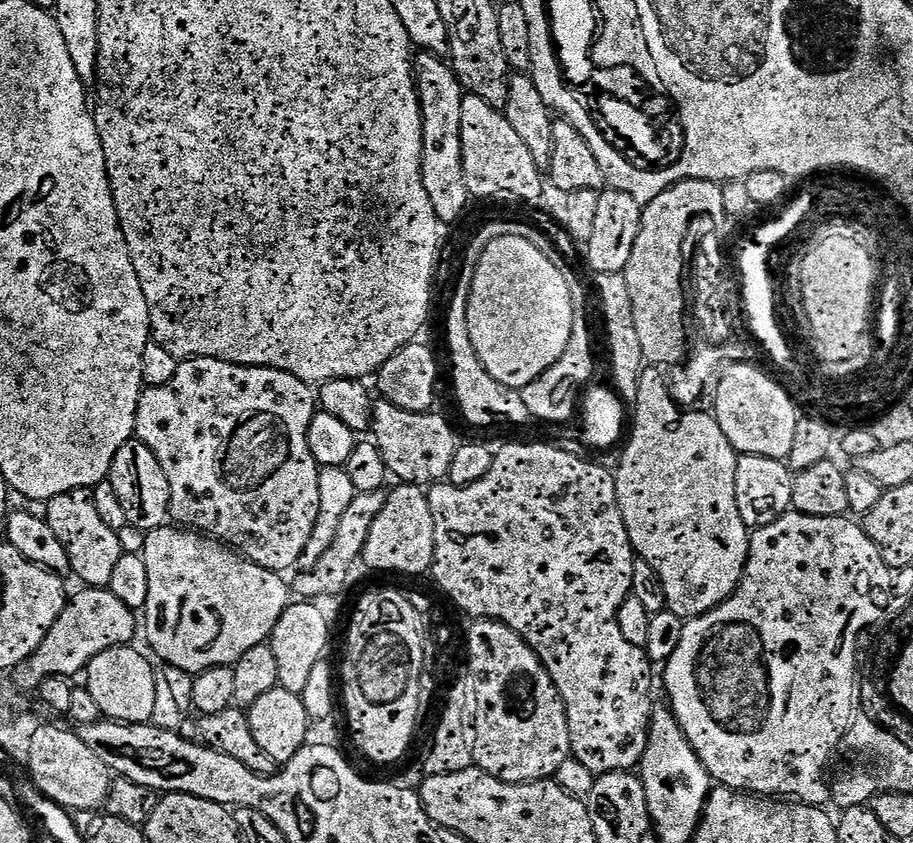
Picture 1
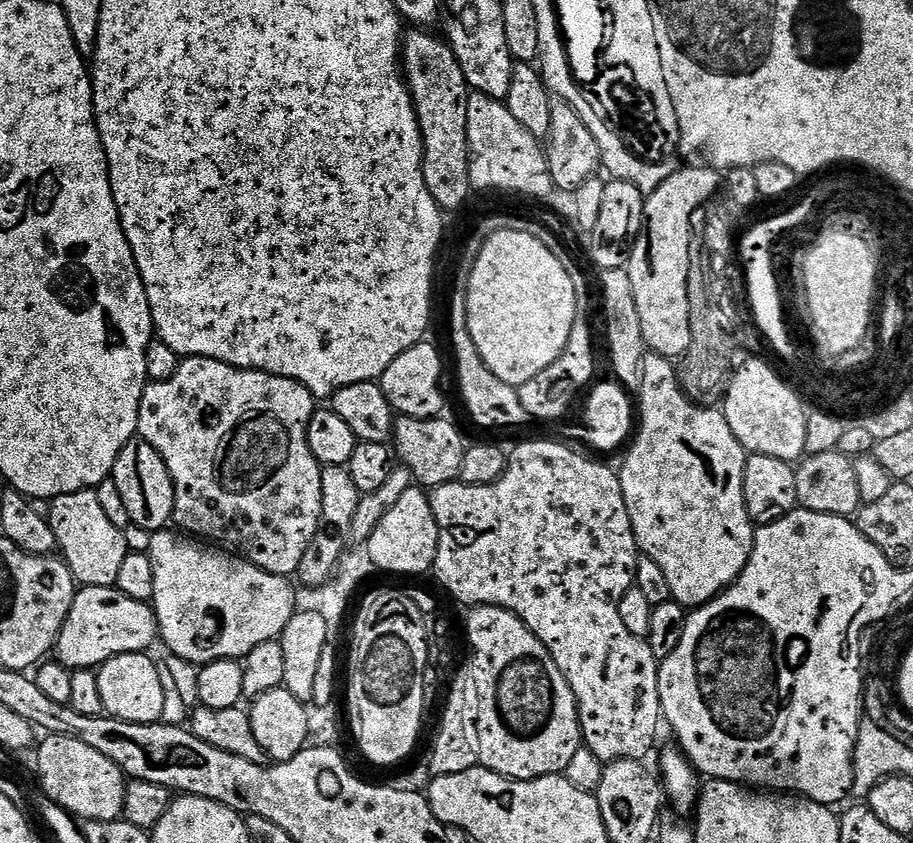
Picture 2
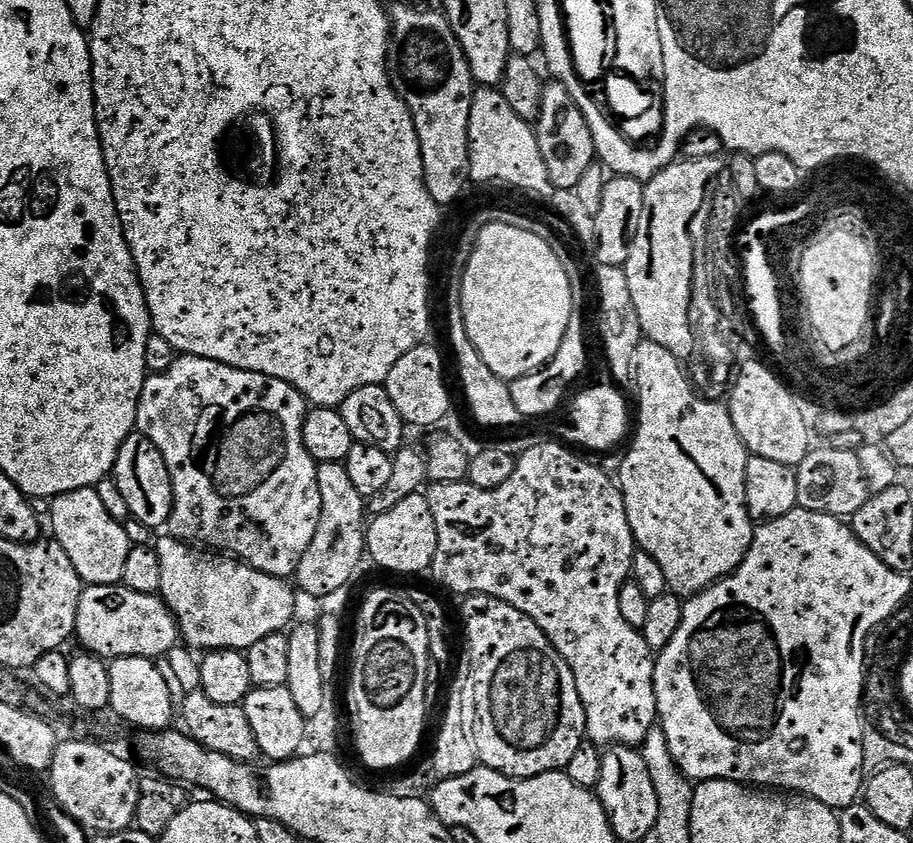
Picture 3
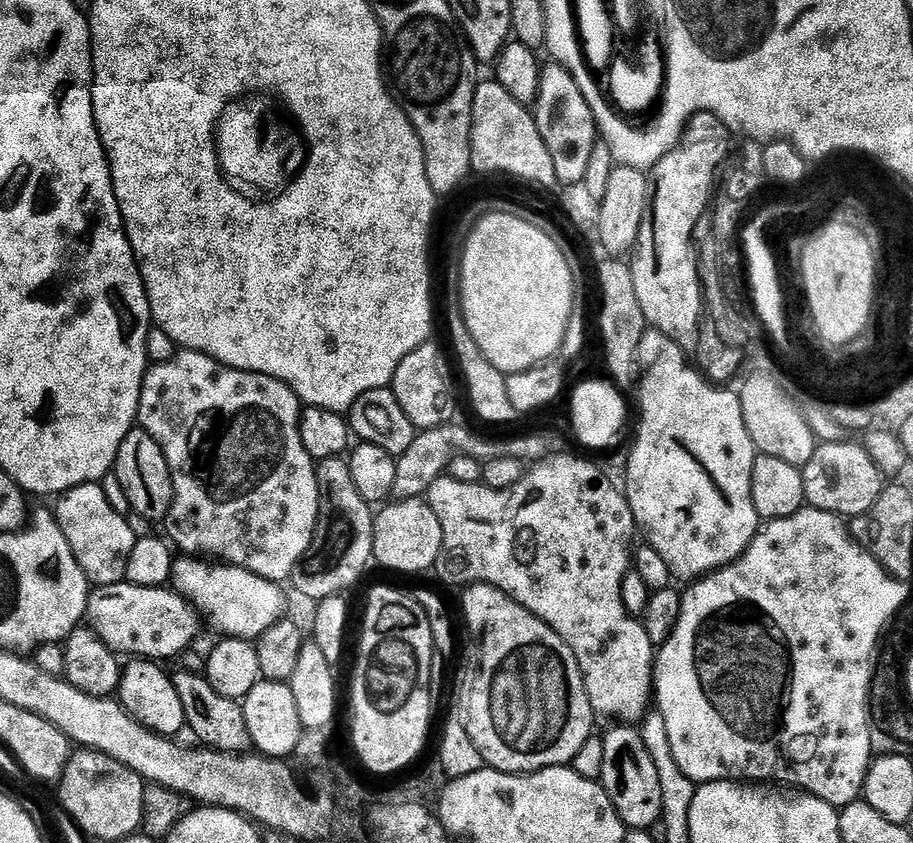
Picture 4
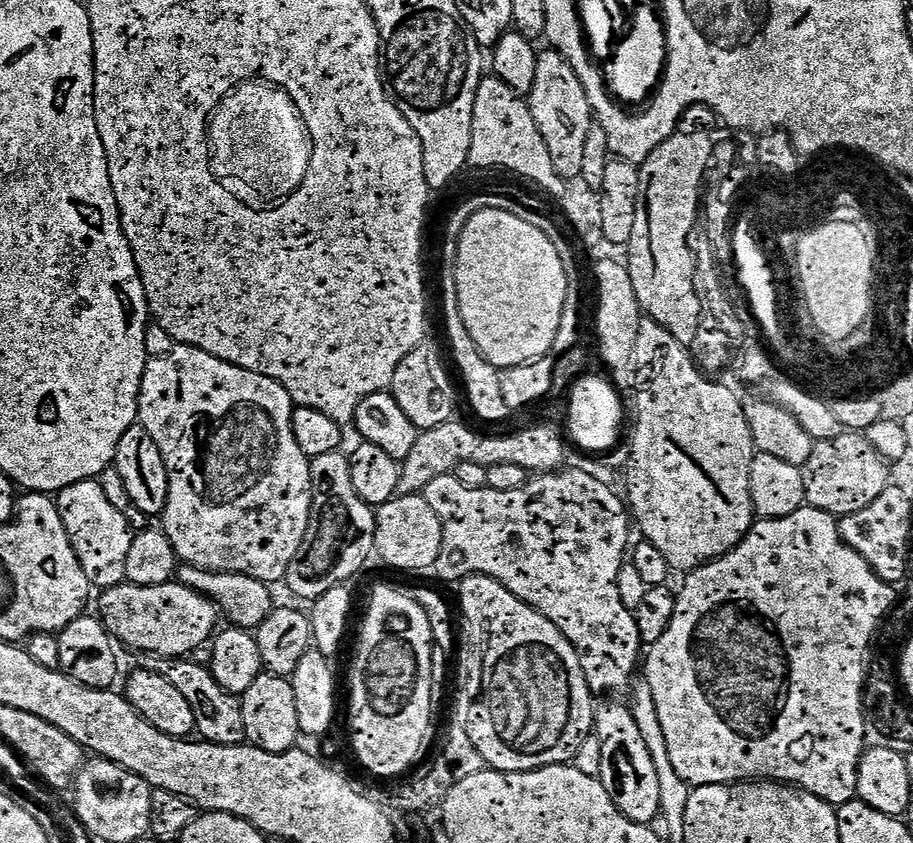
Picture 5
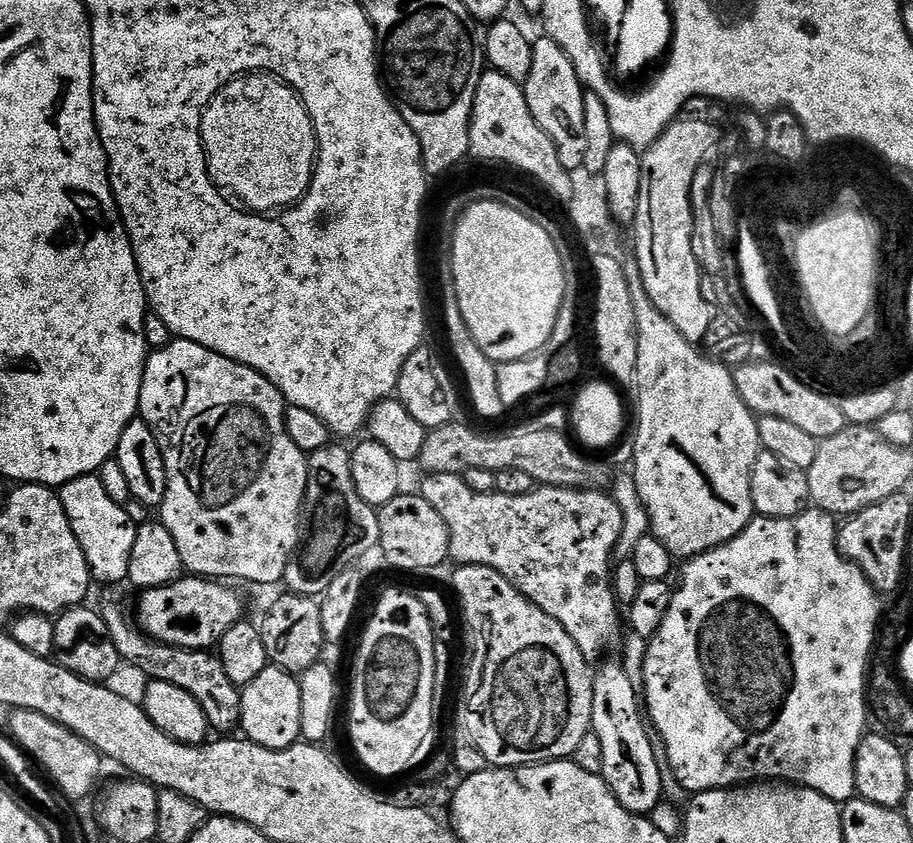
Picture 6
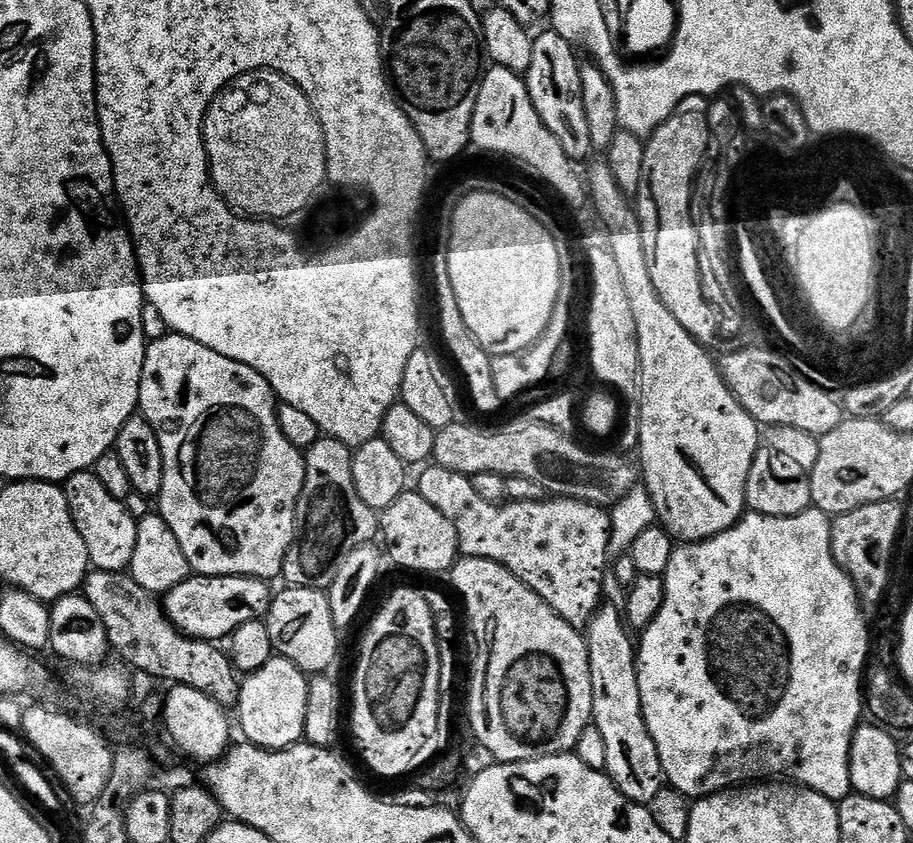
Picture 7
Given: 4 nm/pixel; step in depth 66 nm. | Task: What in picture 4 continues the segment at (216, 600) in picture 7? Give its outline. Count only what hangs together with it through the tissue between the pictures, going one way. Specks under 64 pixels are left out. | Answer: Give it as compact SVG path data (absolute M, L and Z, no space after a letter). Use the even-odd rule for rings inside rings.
M121 582L93 587L88 594L87 627L117 654L133 652L136 658L165 662L192 644L202 620L195 608L171 587L147 588Z

